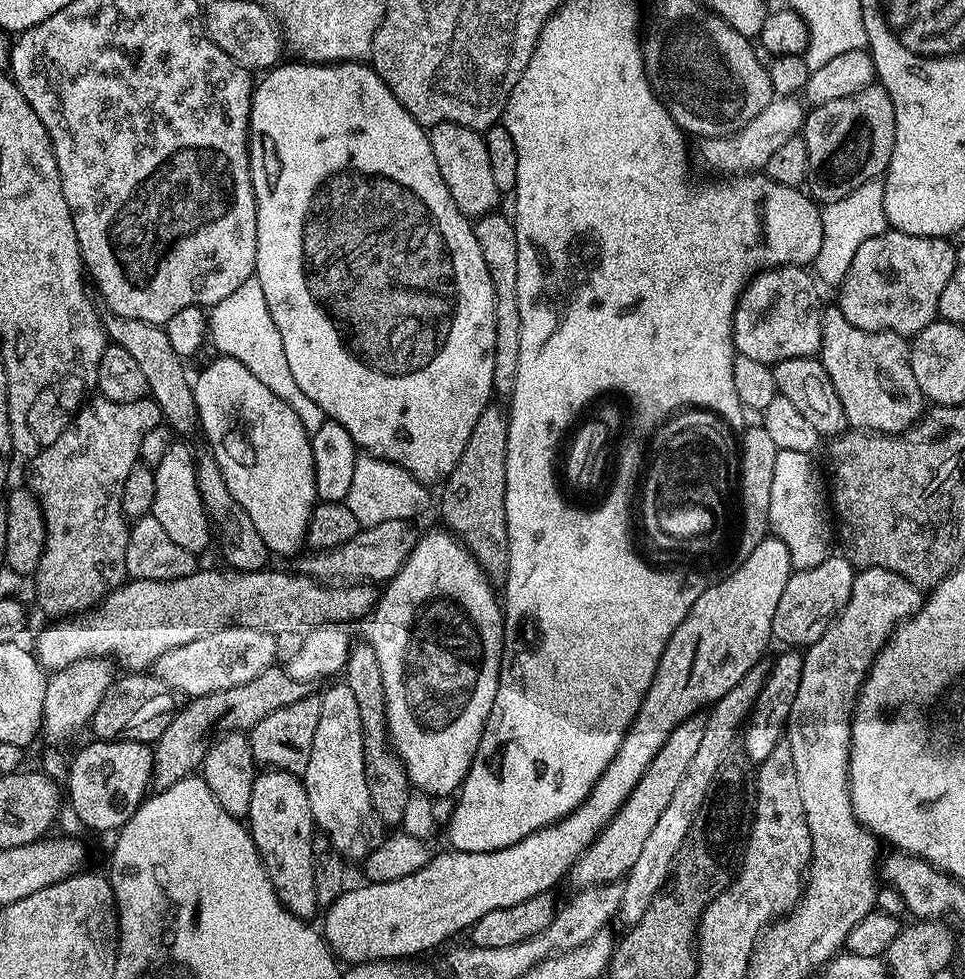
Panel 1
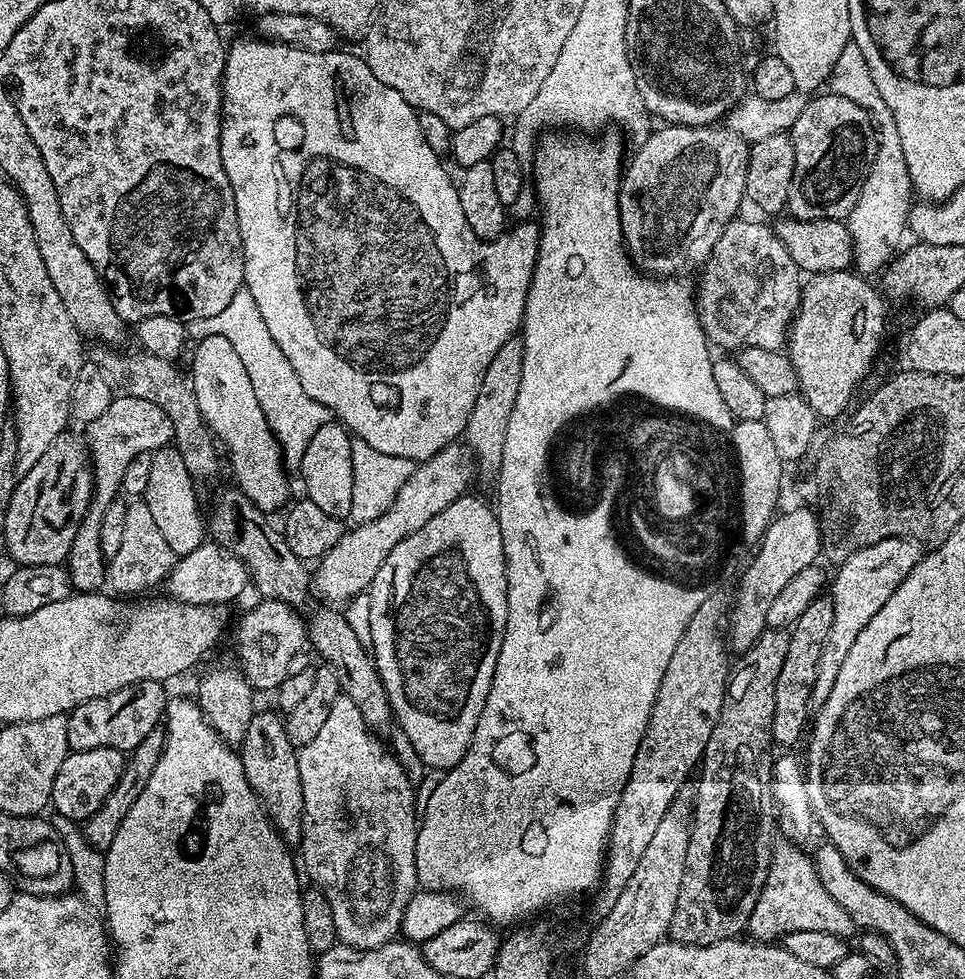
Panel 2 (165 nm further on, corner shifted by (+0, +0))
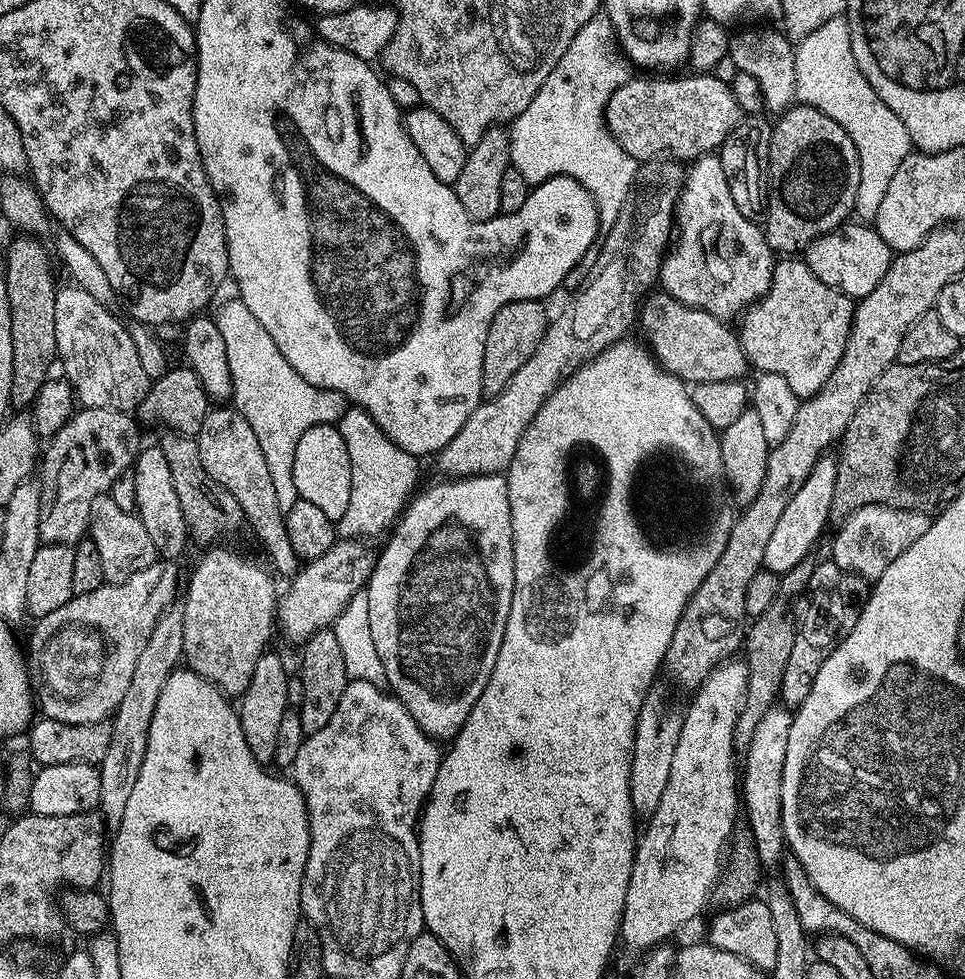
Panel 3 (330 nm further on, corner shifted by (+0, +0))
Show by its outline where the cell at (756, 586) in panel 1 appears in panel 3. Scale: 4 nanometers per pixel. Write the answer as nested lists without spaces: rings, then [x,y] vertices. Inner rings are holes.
[[[825,454],[810,470],[810,478],[802,482],[802,486],[786,502],[786,510],[782,510],[782,518],[778,518],[770,537],[770,546],[766,546],[764,568],[769,572],[783,574],[794,570],[802,558],[813,555],[816,543],[824,532],[828,520],[832,516],[832,499],[834,498],[834,482],[836,481],[836,456]]]

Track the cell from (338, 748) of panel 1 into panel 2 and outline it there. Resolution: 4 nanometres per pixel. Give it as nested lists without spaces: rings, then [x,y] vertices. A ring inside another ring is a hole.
[[[339,696],[330,706],[330,714],[314,742],[298,752],[298,774],[302,778],[302,834],[298,860],[302,872],[322,890],[334,914],[337,941],[358,950],[380,948],[401,935],[400,923],[410,898],[418,891],[416,879],[416,829],[418,800],[414,785],[406,778],[399,760],[383,743],[379,744],[371,728],[362,722],[358,706],[350,698]]]

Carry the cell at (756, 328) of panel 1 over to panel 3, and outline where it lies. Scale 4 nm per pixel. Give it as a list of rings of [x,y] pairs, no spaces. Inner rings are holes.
[[[709,154],[691,161],[688,181],[682,184],[678,196],[678,228],[684,231],[688,240],[680,240],[663,257],[660,265],[658,284],[663,291],[668,292],[678,302],[686,306],[694,306],[706,310],[721,318],[729,318],[762,299],[768,293],[772,281],[774,253],[764,237],[764,229],[756,220],[748,220],[734,206],[734,198],[730,198],[730,186],[726,182],[726,170],[722,170],[719,155]]]

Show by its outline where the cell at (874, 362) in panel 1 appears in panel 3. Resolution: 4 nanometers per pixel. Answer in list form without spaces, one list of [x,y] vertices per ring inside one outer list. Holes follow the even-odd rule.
[[[800,258],[775,261],[768,293],[743,313],[738,335],[749,365],[757,373],[782,374],[801,398],[813,396],[838,366],[852,329],[853,297],[828,288]]]

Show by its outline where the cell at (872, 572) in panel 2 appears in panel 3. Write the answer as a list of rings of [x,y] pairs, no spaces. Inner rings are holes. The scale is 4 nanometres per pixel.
[[[867,504],[858,511],[843,517],[840,529],[832,540],[831,563],[842,566],[847,572],[857,572],[865,580],[874,582],[883,575],[886,566],[898,558],[911,544],[918,542],[930,530],[933,517],[927,512],[898,510],[881,504]]]

